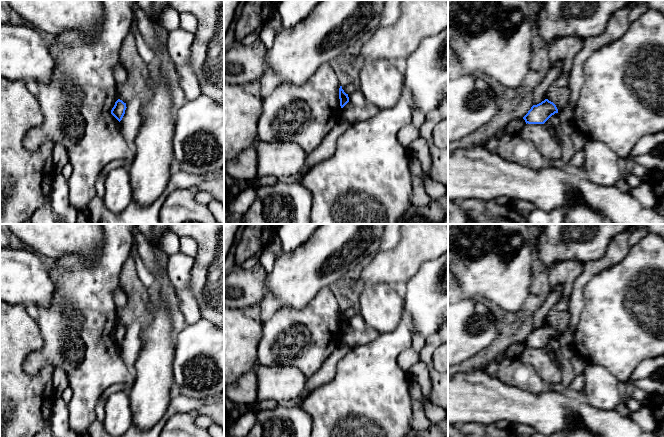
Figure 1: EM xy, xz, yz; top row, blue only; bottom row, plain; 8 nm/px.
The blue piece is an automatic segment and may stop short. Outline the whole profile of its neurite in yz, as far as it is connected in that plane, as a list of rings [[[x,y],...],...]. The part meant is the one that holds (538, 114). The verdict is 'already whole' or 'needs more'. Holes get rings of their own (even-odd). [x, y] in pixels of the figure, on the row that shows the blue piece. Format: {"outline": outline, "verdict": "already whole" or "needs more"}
{"outline": [[[545,99],[541,103],[533,105],[523,119],[526,124],[544,124],[555,113],[558,113],[556,105]]], "verdict": "already whole"}

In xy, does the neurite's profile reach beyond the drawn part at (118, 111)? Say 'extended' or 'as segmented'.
as segmented

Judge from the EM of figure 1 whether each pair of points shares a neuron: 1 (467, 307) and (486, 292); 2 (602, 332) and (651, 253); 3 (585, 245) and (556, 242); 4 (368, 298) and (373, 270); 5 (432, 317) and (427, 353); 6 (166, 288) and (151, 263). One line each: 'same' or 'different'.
1: different
2: same
3: same
4: different
5: different
6: same

